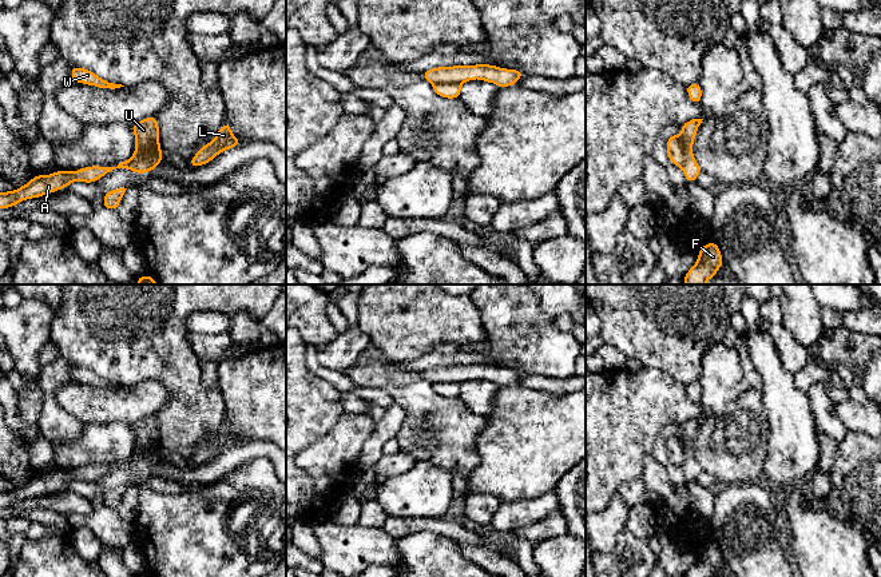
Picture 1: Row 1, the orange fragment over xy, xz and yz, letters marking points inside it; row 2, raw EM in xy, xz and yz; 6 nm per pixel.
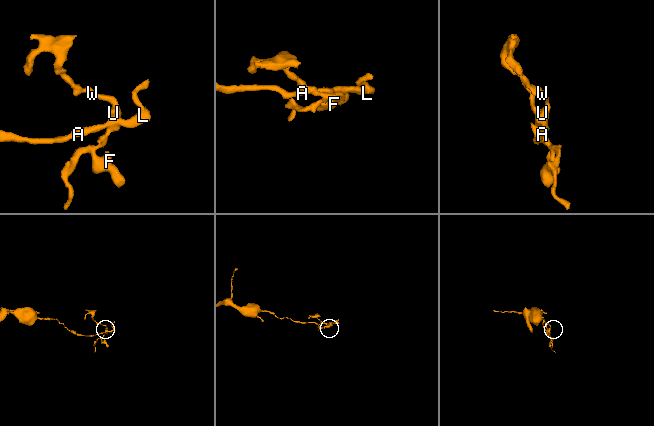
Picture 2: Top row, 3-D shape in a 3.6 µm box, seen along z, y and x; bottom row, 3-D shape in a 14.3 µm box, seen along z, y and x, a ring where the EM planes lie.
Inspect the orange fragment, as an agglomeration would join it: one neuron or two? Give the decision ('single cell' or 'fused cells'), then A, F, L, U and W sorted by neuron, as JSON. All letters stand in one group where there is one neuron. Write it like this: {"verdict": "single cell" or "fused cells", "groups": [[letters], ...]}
{"verdict": "fused cells", "groups": [["A", "L"], ["F", "U", "W"]]}

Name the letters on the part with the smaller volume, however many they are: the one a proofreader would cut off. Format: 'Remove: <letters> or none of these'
Remove: F, U, W

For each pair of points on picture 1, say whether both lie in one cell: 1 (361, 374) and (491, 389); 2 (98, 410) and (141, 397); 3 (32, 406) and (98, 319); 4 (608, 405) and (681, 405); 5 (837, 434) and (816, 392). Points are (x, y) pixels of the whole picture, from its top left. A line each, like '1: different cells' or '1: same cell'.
1: different cells
2: same cell
3: different cells
4: same cell
5: same cell

